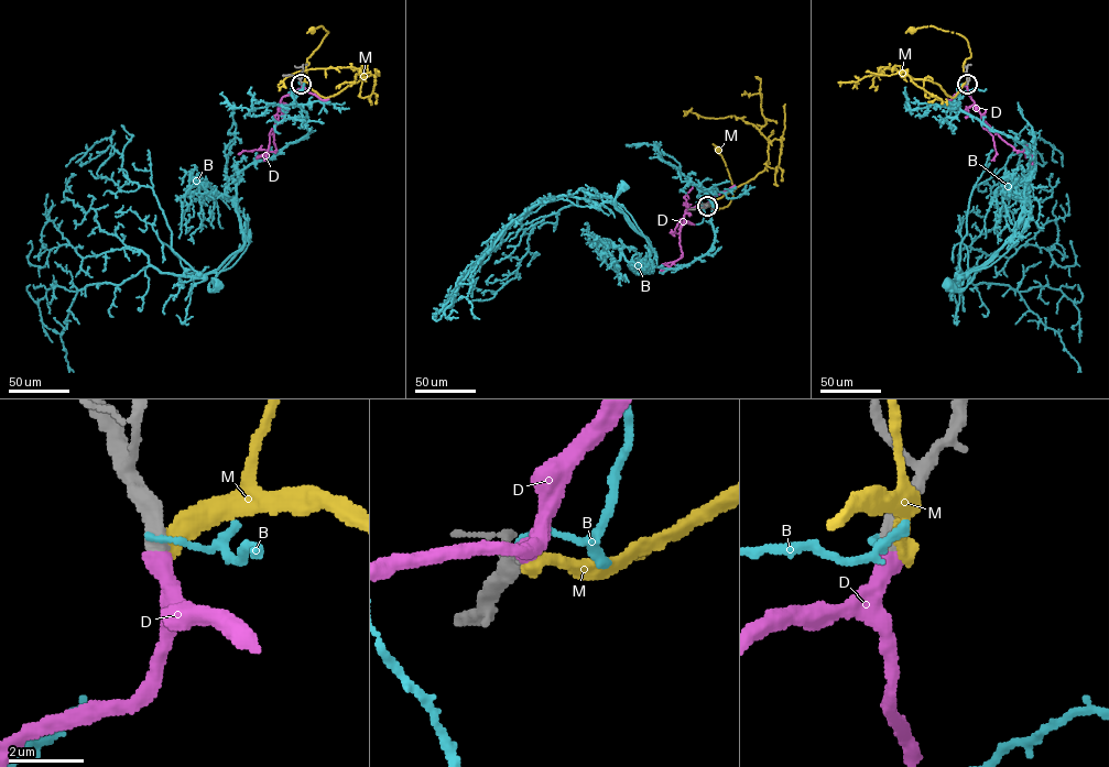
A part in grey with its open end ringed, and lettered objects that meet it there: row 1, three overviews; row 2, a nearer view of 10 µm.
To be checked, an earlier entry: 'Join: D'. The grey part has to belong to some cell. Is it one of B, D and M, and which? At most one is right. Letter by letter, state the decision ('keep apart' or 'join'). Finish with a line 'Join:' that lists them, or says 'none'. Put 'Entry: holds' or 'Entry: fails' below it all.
B: keep apart
D: join
M: keep apart
Join: D
Entry: holds

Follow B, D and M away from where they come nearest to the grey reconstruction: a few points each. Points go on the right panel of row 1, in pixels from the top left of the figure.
B: (967, 83), (957, 89), (958, 107), (1020, 142), (1030, 159), (1030, 175), (1014, 233), (965, 288), (947, 285)
D: (967, 84), (968, 94), (984, 120), (1015, 150), (1028, 150), (1026, 154)
M: (967, 83), (963, 64), (970, 56), (964, 36), (933, 26), (911, 30)

